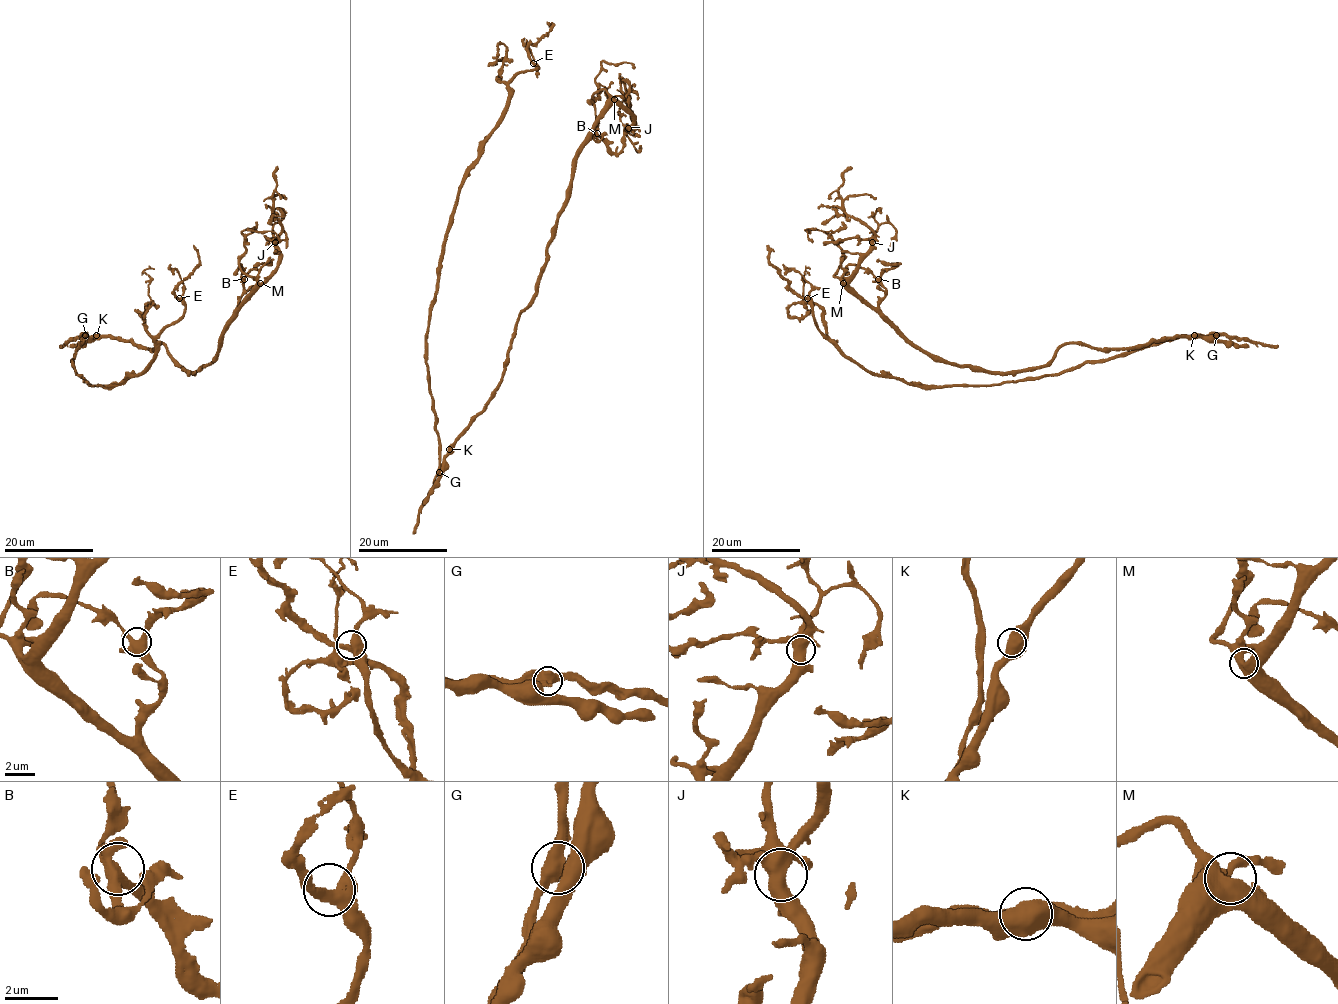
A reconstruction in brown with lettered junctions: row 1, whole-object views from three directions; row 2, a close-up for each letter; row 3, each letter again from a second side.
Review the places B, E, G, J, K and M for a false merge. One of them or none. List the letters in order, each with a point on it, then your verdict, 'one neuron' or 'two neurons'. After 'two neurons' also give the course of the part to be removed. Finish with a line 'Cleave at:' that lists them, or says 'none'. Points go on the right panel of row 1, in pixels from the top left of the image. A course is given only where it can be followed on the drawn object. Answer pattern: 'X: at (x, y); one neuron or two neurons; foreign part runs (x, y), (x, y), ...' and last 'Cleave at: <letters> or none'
B: at (878, 279); one neuron
E: at (807, 298); one neuron
G: at (1216, 335); two neurons; foreign part runs (1216, 335), (1181, 335), (1040, 378), (907, 383), (849, 360), (816, 326), (812, 304), (770, 262), (766, 245)
J: at (872, 242); one neuron
K: at (1194, 335); one neuron
M: at (843, 283); one neuron
Cleave at: G

